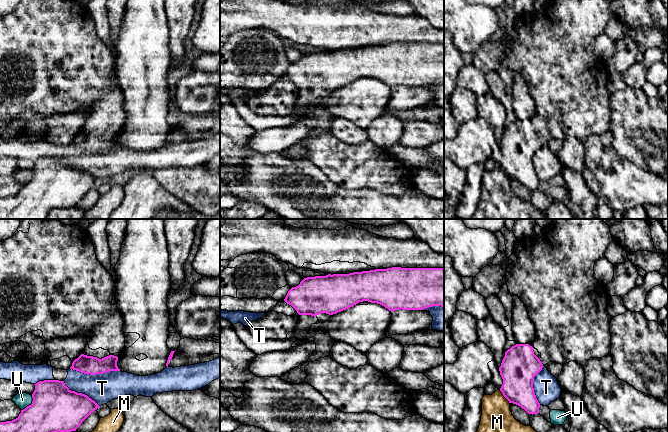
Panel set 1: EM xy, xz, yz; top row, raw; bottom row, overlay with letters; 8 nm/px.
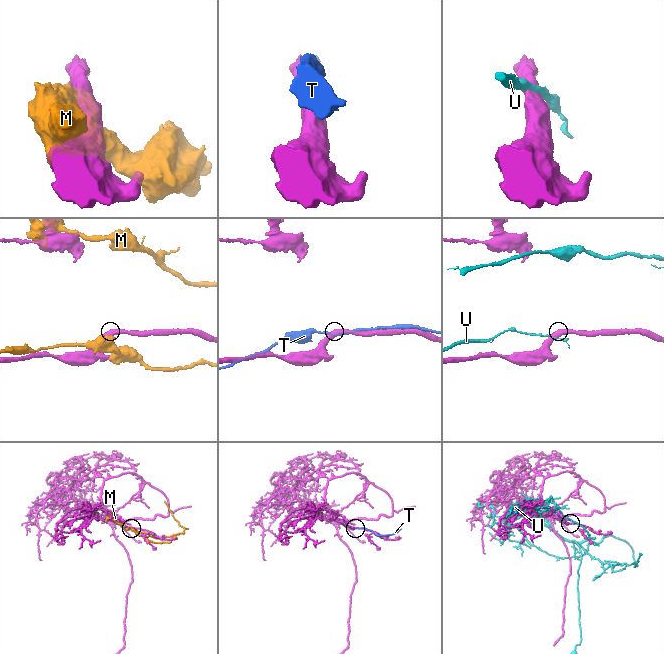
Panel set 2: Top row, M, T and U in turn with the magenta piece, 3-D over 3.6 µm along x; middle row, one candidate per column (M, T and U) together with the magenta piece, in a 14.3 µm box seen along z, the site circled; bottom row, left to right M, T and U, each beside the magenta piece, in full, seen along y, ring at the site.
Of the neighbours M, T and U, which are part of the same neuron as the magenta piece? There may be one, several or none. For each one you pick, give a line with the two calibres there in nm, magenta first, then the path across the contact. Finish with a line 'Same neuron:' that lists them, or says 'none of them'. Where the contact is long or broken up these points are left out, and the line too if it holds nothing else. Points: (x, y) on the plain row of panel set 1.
Same neuron: none of them

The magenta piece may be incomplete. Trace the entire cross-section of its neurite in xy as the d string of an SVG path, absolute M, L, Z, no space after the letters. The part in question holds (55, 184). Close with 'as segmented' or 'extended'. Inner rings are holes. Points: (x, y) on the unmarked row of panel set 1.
M44 156L34 161L32 180L21 186L16 195L0 198L0 219L46 219L53 209L76 207L100 183L87 171L71 167L64 157Z; as segmented

